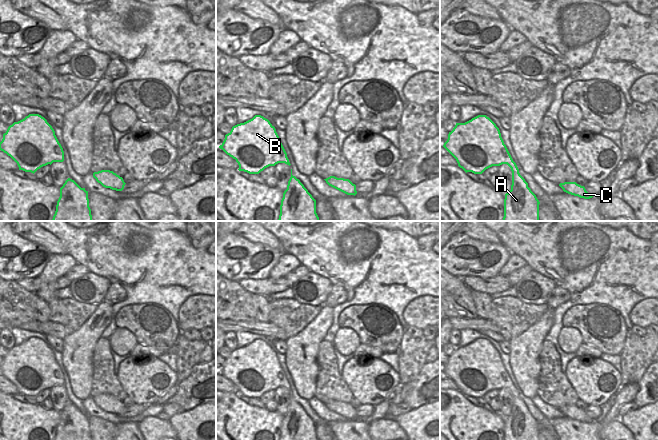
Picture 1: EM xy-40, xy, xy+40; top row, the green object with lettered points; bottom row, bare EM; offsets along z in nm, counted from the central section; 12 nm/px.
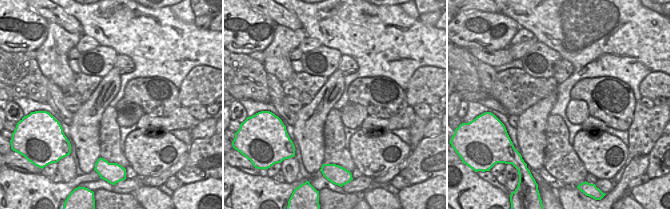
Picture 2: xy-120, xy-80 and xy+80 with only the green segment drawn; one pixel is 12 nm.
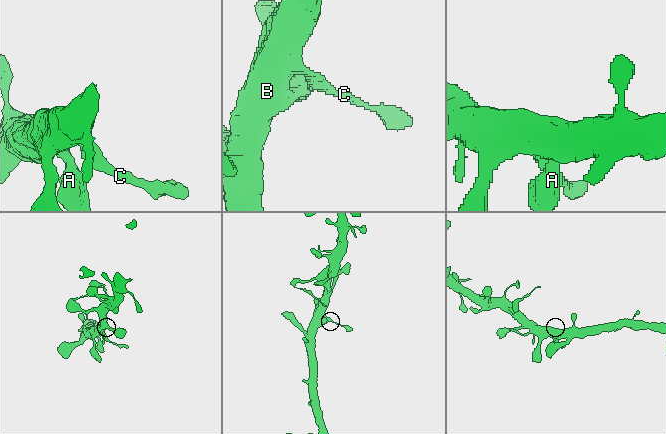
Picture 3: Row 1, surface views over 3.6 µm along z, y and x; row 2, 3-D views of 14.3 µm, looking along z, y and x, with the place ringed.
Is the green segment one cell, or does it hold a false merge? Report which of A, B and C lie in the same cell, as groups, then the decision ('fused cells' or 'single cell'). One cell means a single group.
A B C | single cell

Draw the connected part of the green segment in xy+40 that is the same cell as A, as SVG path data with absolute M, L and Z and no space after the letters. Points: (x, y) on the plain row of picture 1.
M478 339L465 347L456 347L443 371L466 397L482 398L492 390L507 388L512 395L511 414L505 418L504 440L539 440L539 424L520 399L496 348L486 339Z

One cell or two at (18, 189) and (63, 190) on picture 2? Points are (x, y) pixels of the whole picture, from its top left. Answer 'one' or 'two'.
one

